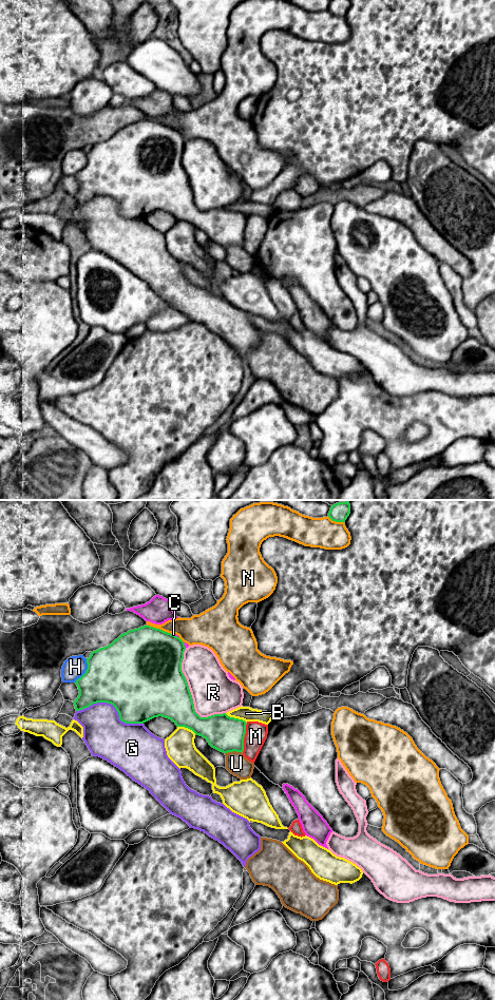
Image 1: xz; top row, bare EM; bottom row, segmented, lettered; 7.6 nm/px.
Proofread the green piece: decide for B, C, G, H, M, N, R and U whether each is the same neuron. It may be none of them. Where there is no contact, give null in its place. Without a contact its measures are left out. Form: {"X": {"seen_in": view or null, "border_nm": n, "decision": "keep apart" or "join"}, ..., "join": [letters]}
{"B": {"seen_in": "xz", "border_nm": 180, "decision": "keep apart"}, "C": {"seen_in": "xz", "border_nm": 60, "decision": "keep apart"}, "G": {"seen_in": "xz", "border_nm": 500, "decision": "keep apart"}, "H": {"seen_in": "xz", "border_nm": 200, "decision": "keep apart"}, "M": {"seen_in": "xz", "border_nm": 240, "decision": "keep apart"}, "N": {"seen_in": "xz", "border_nm": 220, "decision": "keep apart"}, "R": {"seen_in": "xz", "border_nm": 600, "decision": "keep apart"}, "U": {"seen_in": "xz", "border_nm": 140, "decision": "keep apart"}, "join": []}

